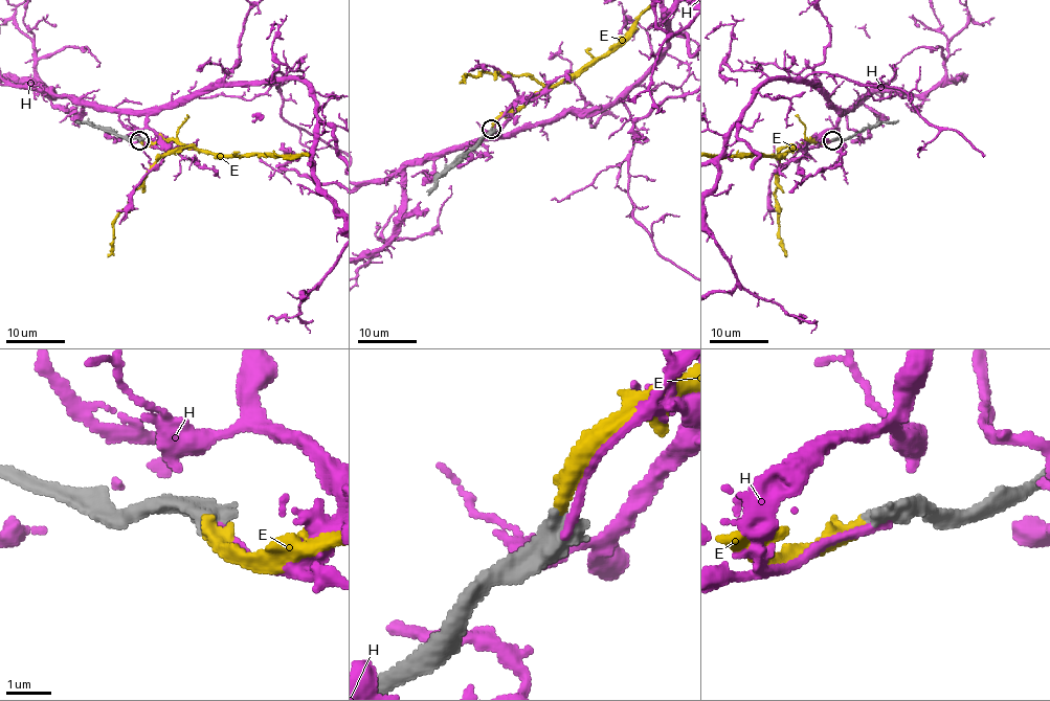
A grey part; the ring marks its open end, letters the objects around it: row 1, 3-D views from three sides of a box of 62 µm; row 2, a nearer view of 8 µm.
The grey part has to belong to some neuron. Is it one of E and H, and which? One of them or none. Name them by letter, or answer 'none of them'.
E

